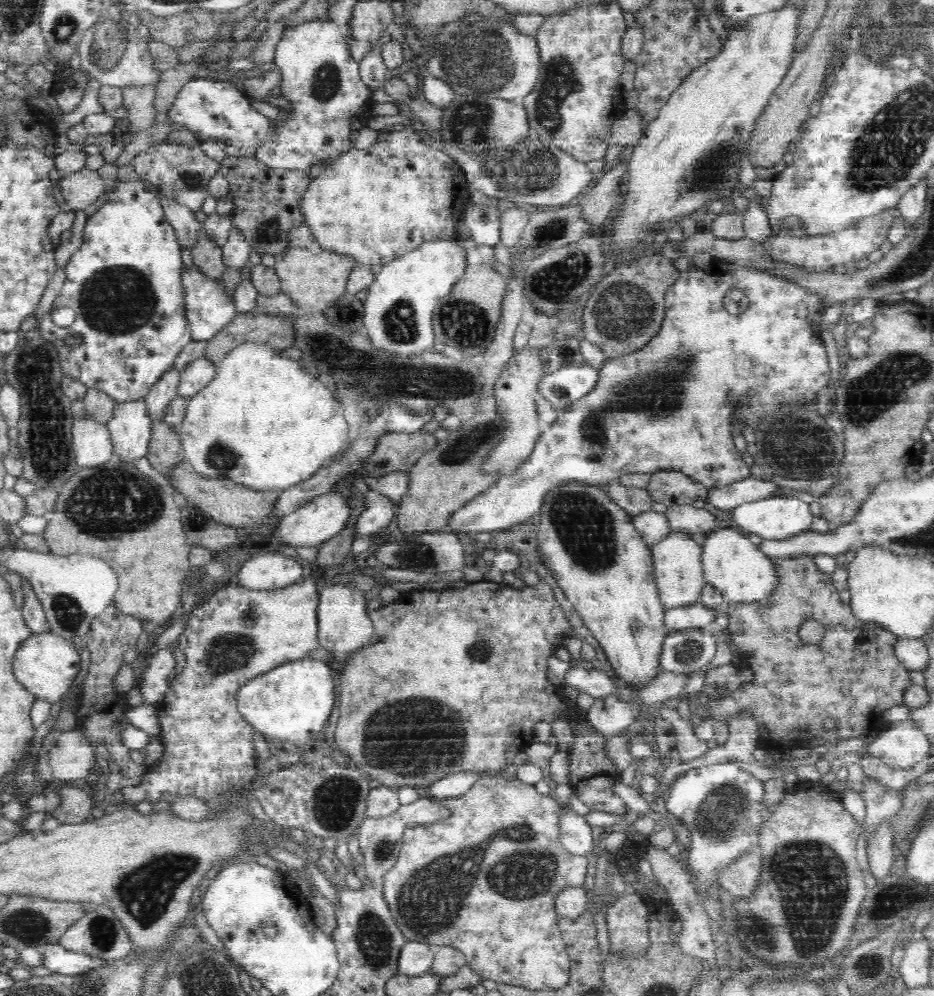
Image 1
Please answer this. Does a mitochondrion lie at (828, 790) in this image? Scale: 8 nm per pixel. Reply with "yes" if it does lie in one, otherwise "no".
no

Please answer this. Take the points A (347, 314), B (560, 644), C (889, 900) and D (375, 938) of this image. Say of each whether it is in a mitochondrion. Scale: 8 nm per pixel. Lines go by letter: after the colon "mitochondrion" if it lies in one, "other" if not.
A: mitochondrion
B: other
C: mitochondrion
D: mitochondrion

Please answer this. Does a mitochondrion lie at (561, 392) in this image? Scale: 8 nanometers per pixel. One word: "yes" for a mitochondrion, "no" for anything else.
yes

